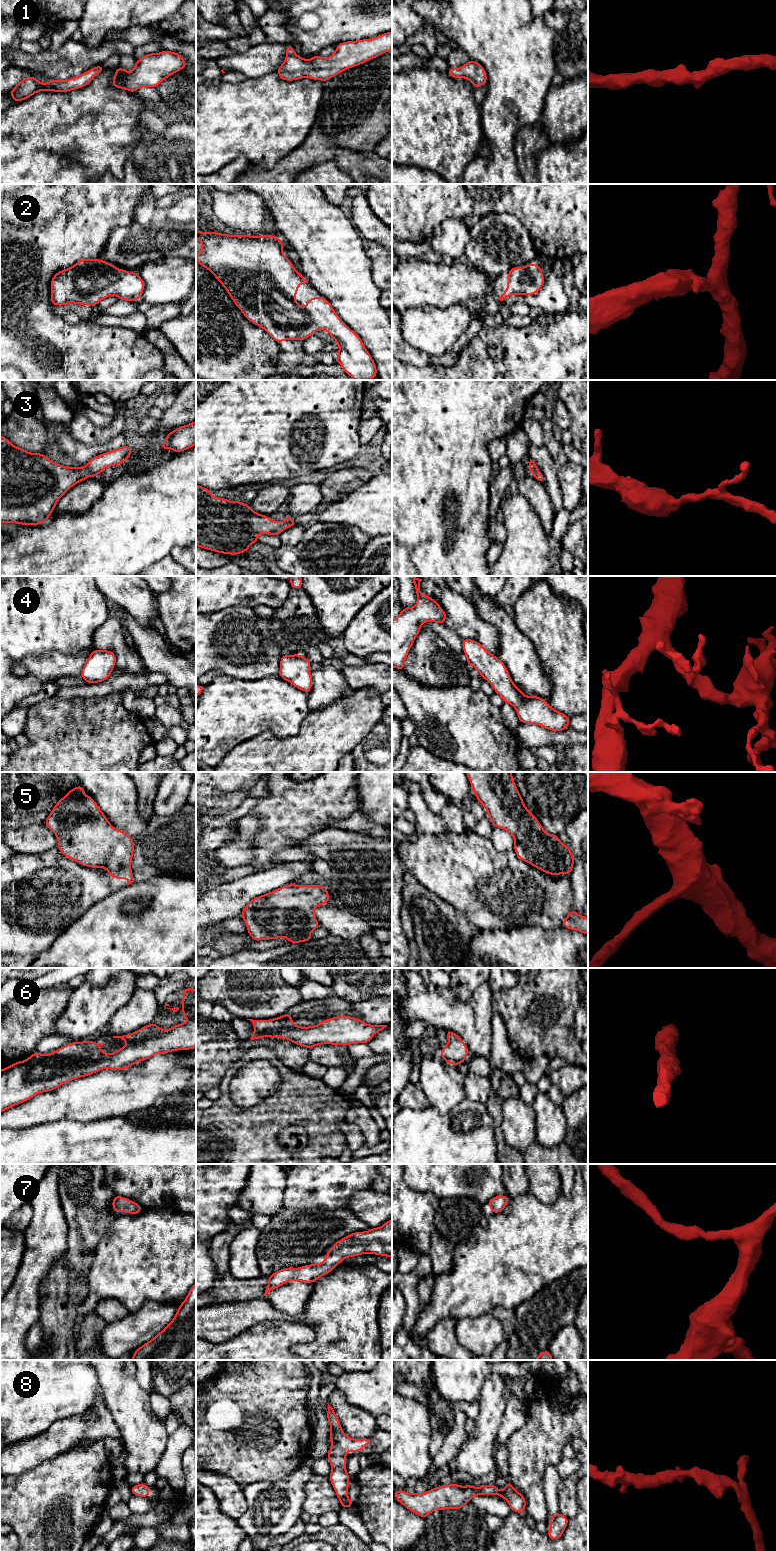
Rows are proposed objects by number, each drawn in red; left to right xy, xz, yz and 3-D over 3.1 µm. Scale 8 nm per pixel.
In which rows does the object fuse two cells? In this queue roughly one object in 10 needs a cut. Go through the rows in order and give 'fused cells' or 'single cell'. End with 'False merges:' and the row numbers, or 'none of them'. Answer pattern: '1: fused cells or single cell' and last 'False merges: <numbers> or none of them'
1: single cell
2: single cell
3: single cell
4: single cell
5: single cell
6: single cell
7: single cell
8: single cell
False merges: none of them

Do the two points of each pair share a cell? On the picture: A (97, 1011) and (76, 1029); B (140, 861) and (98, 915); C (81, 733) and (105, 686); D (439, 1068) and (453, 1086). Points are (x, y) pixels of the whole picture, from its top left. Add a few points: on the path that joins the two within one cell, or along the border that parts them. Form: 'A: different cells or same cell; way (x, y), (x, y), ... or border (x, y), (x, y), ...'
A: same cell; way (92, 1012), (80, 1024)
B: different cells; border (157, 875), (134, 882)
C: different cells; border (120, 692), (111, 692), (94, 697), (77, 697)
D: same cell; way (439, 1072), (449, 1082)

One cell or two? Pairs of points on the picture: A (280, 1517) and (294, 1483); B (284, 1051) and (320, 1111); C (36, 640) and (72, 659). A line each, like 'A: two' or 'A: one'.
A: one
B: two
C: two

